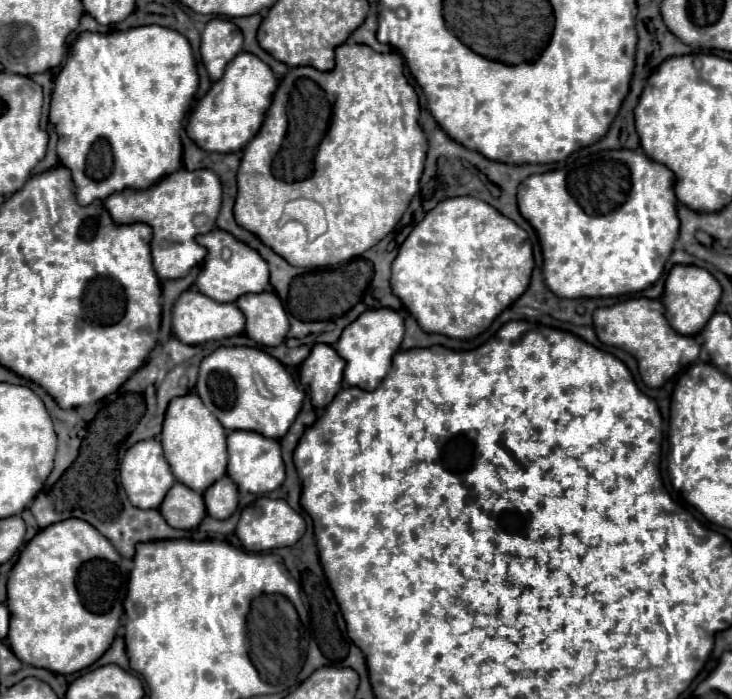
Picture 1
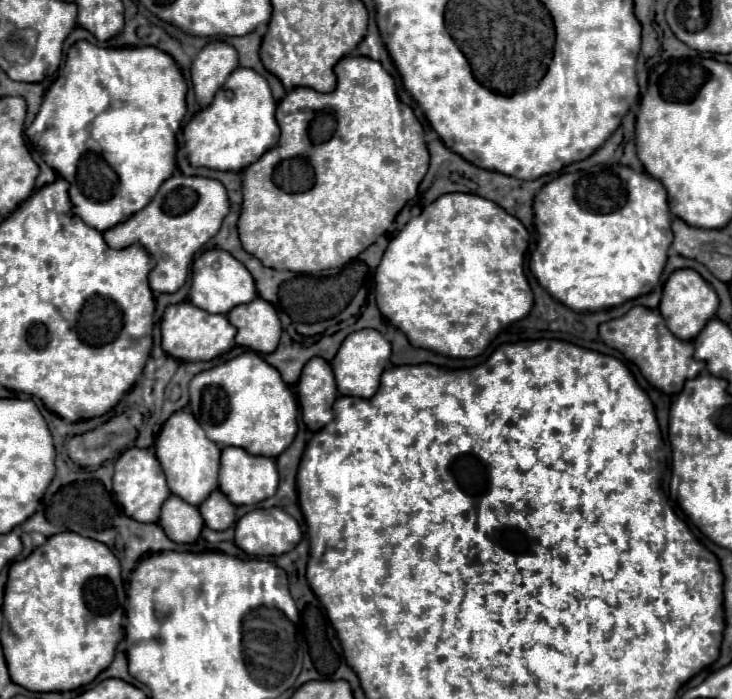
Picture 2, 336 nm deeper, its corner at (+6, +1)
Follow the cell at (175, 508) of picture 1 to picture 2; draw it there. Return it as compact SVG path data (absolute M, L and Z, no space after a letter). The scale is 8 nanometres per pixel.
M171 494L161 508L159 526L167 532L167 536L173 542L191 544L197 540L197 536L203 528L203 518L201 518L197 506L187 504L179 496Z

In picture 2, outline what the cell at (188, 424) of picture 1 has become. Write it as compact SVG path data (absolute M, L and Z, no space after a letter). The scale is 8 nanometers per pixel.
M179 410L171 414L171 418L163 424L159 432L159 438L155 442L155 454L167 476L169 490L175 492L175 496L183 496L183 500L187 500L189 504L199 506L217 488L221 448L207 438L191 412Z

